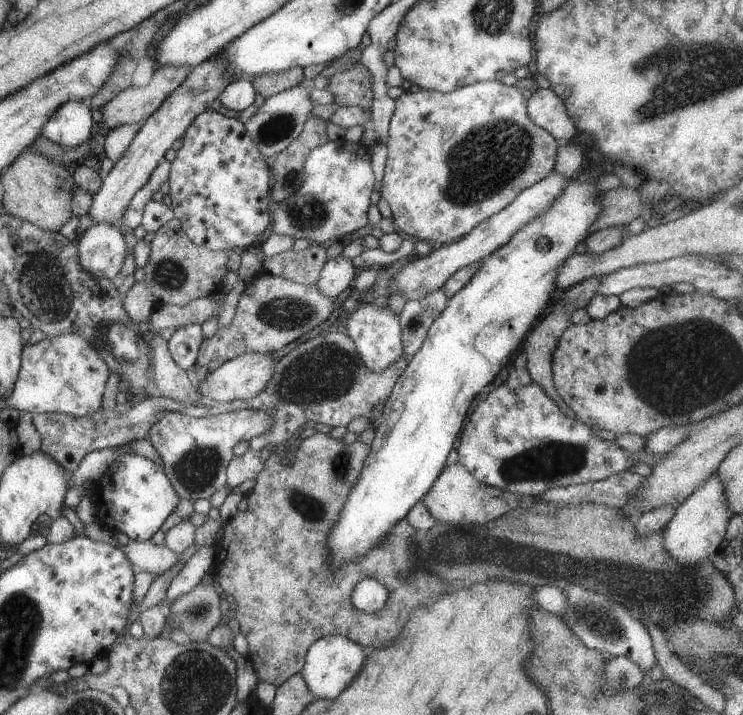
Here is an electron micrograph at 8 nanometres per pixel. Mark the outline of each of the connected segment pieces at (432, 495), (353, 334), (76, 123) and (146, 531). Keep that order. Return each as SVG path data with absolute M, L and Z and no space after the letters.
M457 462L445 466L432 489L424 496L423 502L431 516L438 522L482 525L495 520L512 508L528 508L534 502L534 498L522 498L518 494L482 485Z
M362 303L354 314L346 320L347 336L354 342L361 361L365 366L376 373L385 370L403 355L401 342L401 327L398 314L394 314L389 306L374 306L372 303Z
M68 100L44 124L40 136L66 147L79 146L91 140L92 112L87 102Z
M134 452L116 457L96 482L95 506L103 528L122 532L131 541L148 541L161 531L161 526L181 501L172 487L163 466Z

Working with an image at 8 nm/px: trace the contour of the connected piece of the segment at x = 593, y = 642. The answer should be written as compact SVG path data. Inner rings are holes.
M577 585L570 586L566 590L566 596L568 596L568 609L564 622L577 634L587 648L597 649L615 657L630 658L644 672L648 672L657 663L648 630L640 620L636 620L628 610L625 610L625 607L610 603L603 595L598 595Z

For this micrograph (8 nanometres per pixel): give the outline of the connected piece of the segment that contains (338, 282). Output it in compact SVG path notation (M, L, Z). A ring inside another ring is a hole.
M339 255L324 264L315 286L323 296L335 299L356 278L355 269L352 260Z

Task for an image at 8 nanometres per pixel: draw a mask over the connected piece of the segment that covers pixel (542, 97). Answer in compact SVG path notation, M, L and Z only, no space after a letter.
M536 87L534 94L527 100L526 113L535 126L548 132L560 144L568 144L578 133L567 116L562 100L550 89Z

